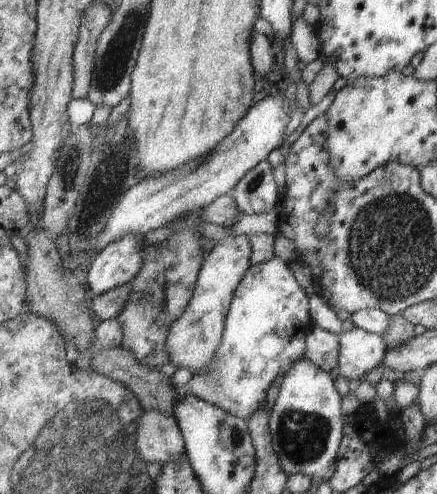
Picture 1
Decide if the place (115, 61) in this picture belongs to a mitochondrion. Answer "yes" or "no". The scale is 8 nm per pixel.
yes

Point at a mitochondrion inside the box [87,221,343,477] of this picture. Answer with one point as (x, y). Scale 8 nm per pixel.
(303, 435)

